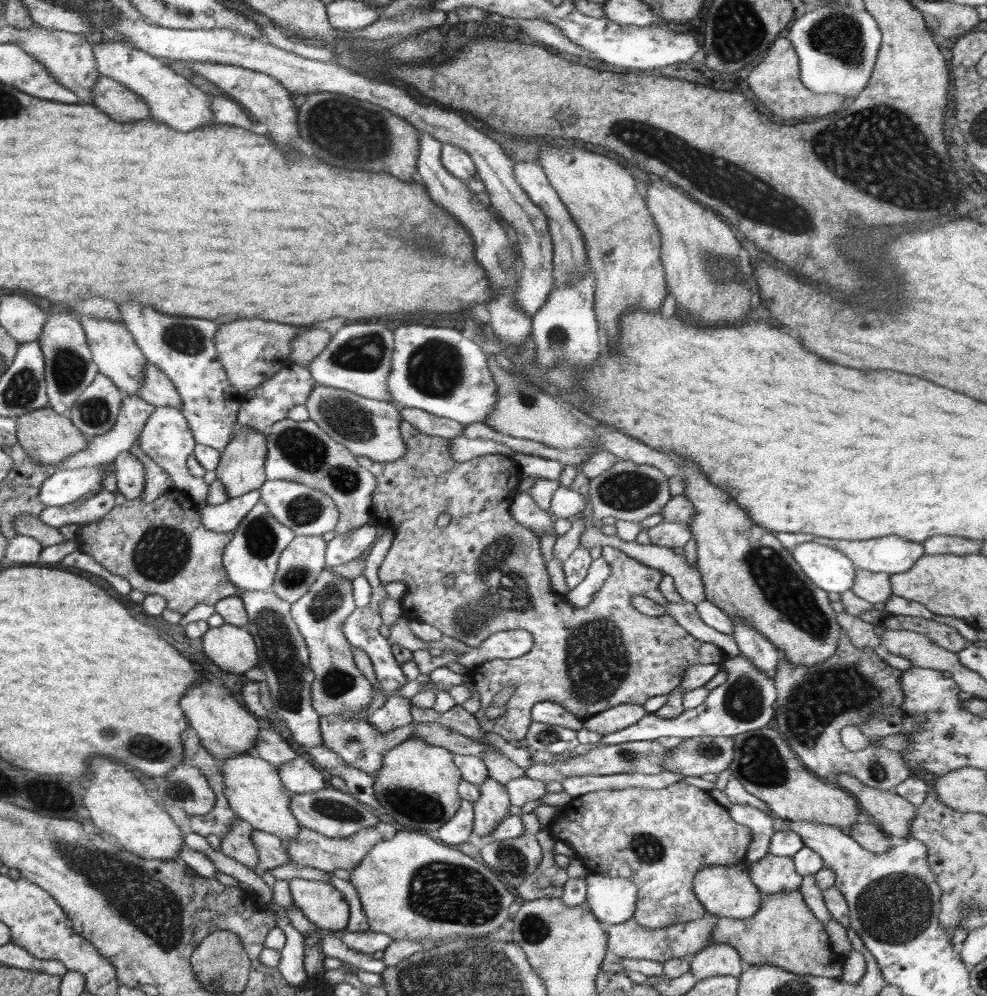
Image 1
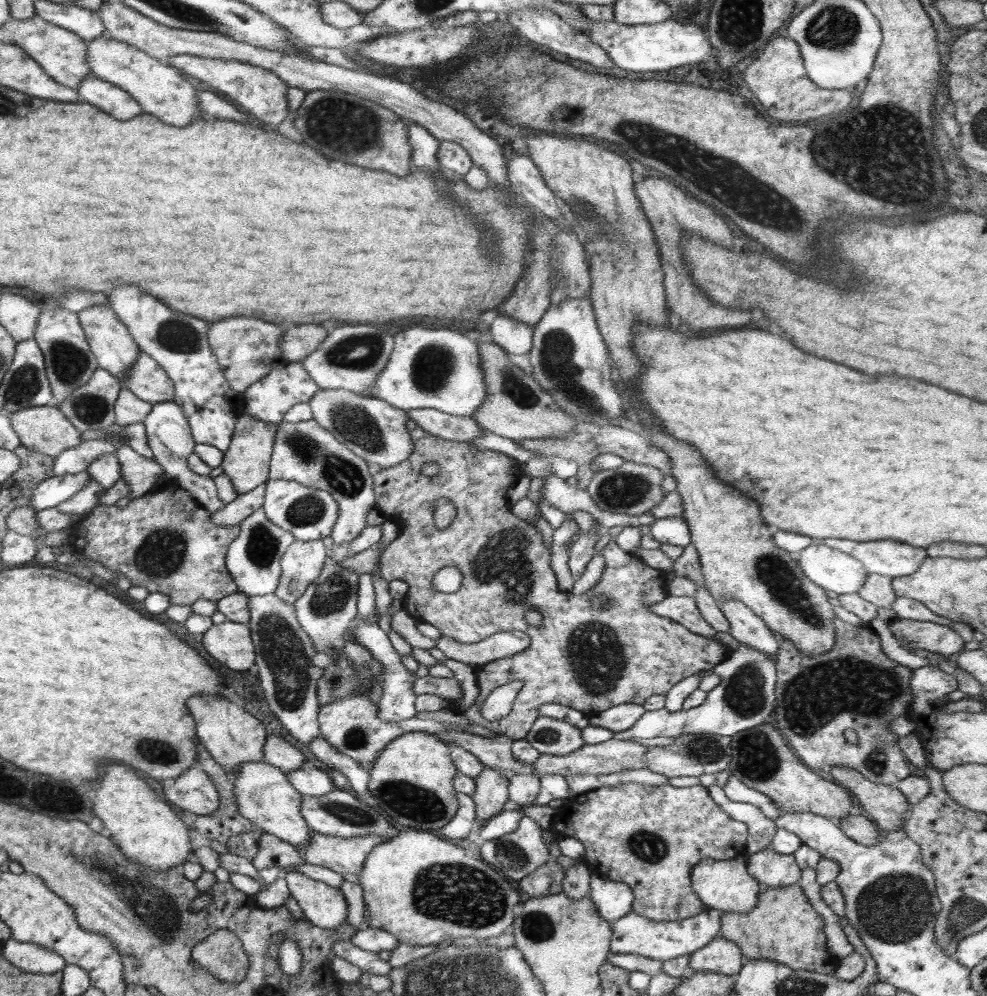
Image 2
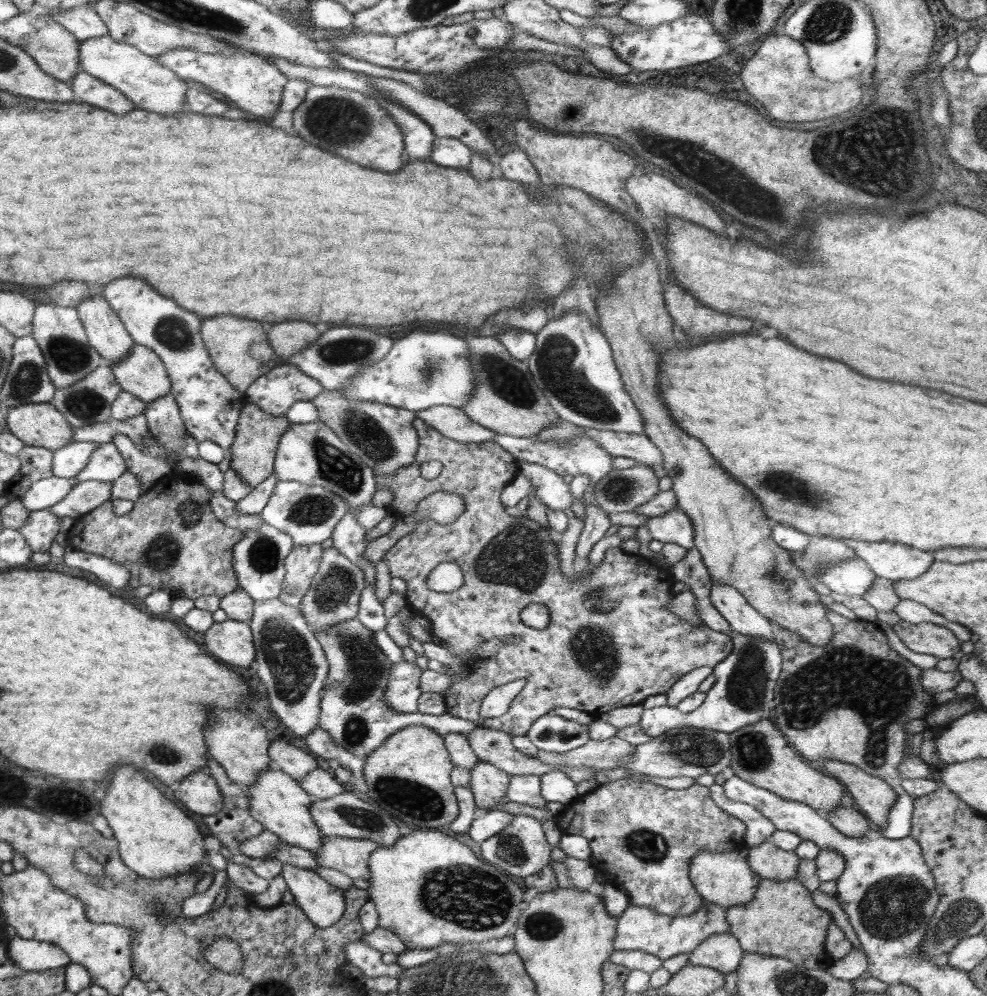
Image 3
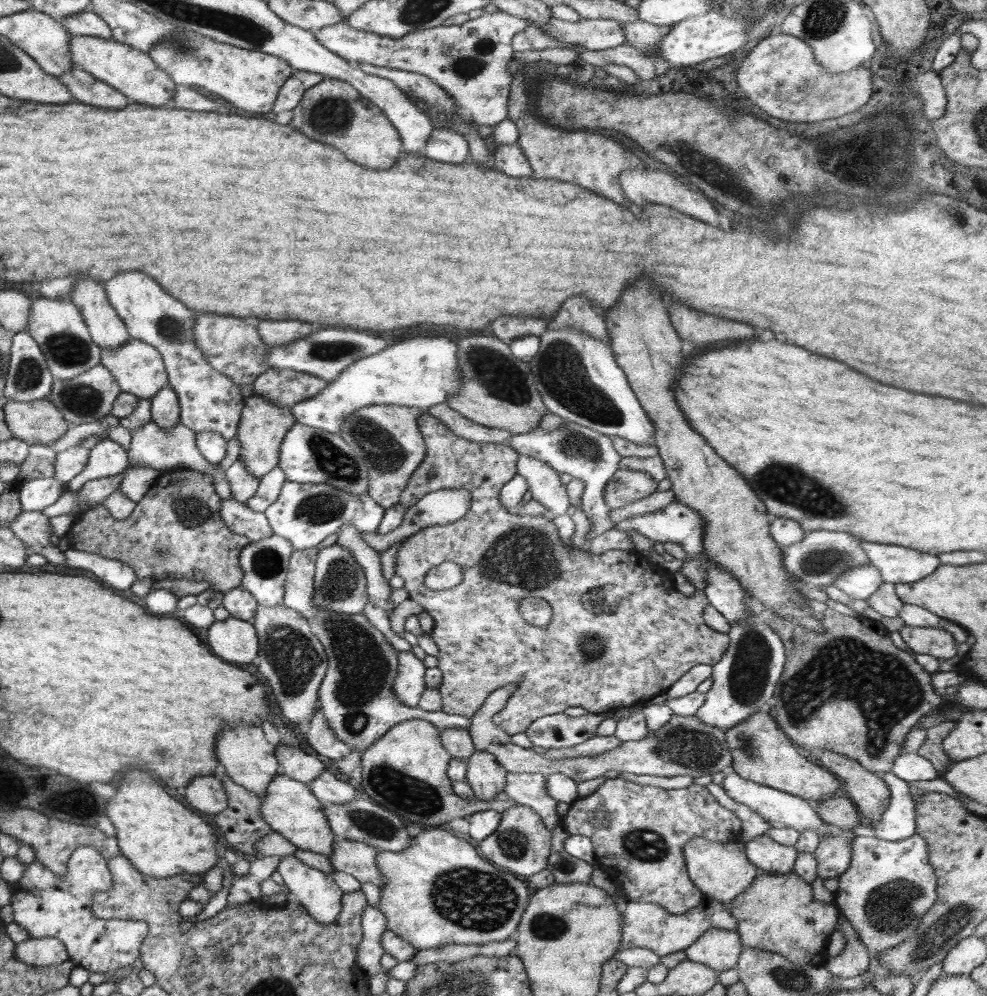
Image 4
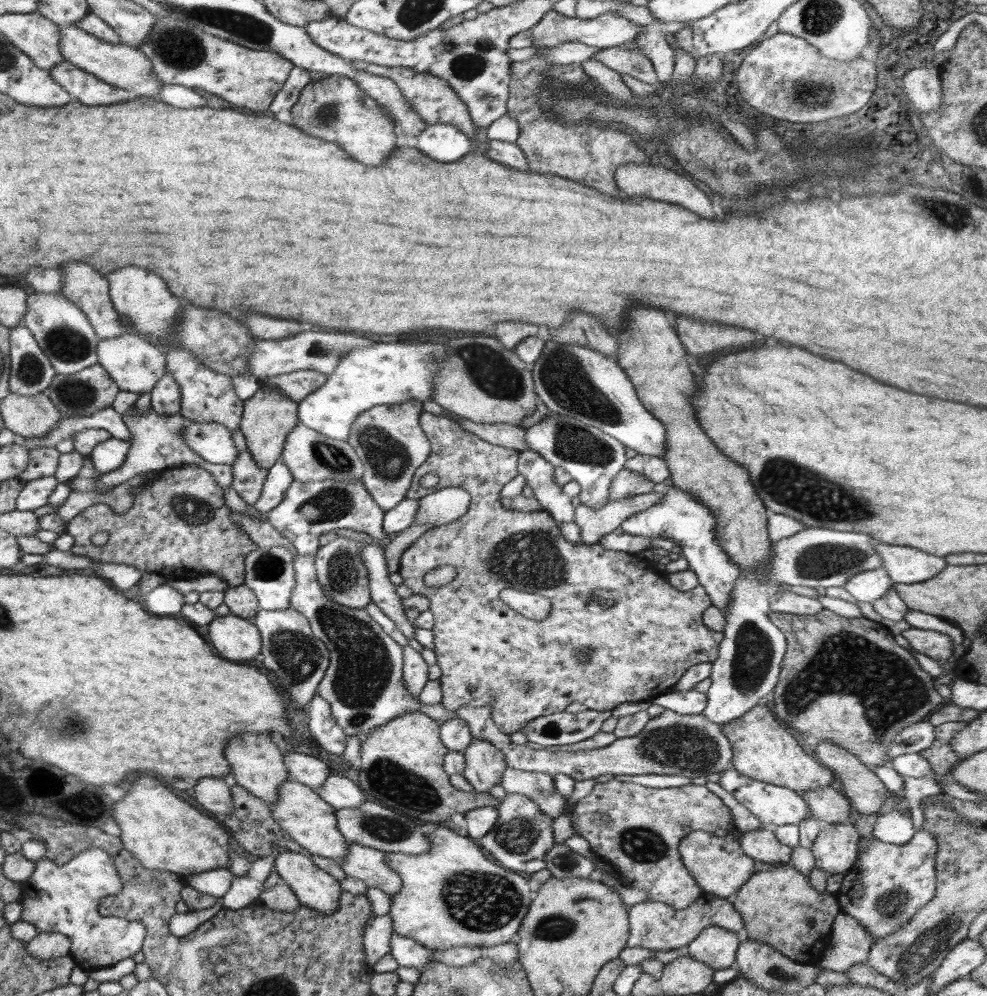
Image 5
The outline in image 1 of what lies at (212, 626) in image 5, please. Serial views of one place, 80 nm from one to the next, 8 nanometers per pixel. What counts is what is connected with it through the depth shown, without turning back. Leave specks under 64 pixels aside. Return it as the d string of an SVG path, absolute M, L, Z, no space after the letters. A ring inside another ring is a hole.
M225 622L222 626L209 628L197 646L218 668L232 674L245 674L259 665L256 643L245 627Z

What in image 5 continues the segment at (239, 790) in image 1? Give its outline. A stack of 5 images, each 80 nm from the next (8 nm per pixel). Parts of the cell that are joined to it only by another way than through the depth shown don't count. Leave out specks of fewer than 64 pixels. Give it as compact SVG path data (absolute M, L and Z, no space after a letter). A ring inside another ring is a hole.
M288 781L284 782L284 784L280 784L277 801L271 805L271 815L278 823L278 826L289 834L289 838L297 842L301 851L337 861L344 860L344 858L348 856L348 840L346 840L344 835L338 830L335 808L330 806L325 800L322 800L314 789L295 781Z

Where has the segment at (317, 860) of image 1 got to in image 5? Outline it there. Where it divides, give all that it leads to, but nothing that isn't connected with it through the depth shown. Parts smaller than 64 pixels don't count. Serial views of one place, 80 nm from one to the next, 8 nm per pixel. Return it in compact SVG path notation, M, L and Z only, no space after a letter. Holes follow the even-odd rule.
M350 842L347 849L348 856L338 861L346 875L361 880L368 887L383 890L390 898L401 889L401 878L386 865L384 852Z

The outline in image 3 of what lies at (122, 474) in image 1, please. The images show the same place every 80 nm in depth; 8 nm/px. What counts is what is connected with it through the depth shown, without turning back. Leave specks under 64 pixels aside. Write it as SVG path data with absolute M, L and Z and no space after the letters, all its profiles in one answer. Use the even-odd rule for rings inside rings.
M121 432L112 433L109 439L124 457L125 472L135 474L141 480L144 490L147 491L157 480L164 478L172 471L168 462L143 453L125 434Z

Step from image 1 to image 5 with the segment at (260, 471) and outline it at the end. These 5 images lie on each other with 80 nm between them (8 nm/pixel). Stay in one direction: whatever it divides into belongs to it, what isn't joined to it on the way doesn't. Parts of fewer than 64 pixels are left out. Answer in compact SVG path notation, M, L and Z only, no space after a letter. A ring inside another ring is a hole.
M261 385L248 400L244 401L239 428L245 435L247 449L260 468L269 469L280 460L288 433L299 423L298 407L298 403L281 390L265 385Z

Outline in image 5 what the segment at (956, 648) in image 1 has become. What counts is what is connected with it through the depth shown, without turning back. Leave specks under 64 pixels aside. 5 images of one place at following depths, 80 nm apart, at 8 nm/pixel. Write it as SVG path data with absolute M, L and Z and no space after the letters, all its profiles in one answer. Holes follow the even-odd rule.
M910 627L901 632L910 646L920 654L926 654L938 662L954 659L953 640L943 632Z

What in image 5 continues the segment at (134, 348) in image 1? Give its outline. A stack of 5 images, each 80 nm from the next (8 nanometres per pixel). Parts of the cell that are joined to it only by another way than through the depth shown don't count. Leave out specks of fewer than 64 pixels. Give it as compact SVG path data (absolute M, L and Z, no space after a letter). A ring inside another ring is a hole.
M80 262L68 264L64 274L66 274L66 276L62 278L63 287L61 293L76 307L80 308L80 311L86 314L88 320L92 323L92 328L98 340L122 336L125 330L123 329L119 315L112 305L109 296L109 282L106 280L106 276L100 276L96 270L88 268L88 264L80 264Z

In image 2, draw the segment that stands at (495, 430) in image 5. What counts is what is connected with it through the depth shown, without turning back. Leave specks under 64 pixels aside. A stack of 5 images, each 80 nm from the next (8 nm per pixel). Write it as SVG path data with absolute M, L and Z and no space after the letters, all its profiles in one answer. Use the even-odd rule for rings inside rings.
M414 409L407 415L422 430L446 440L469 442L486 434L472 416L452 416L434 409Z

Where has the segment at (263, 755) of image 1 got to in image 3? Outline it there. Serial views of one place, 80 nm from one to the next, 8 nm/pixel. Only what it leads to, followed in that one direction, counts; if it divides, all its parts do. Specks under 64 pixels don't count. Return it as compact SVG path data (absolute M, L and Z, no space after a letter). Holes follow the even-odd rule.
M274 739L268 748L268 757L274 767L280 768L294 780L302 780L308 772L320 767L317 758L309 756L306 752L288 744Z

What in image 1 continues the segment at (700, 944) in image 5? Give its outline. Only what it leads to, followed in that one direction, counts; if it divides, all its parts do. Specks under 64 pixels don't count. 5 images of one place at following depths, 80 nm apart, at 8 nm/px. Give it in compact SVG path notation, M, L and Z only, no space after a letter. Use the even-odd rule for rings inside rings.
M721 942L708 944L690 957L690 961L689 972L692 972L696 980L711 976L739 977L744 963L735 948Z

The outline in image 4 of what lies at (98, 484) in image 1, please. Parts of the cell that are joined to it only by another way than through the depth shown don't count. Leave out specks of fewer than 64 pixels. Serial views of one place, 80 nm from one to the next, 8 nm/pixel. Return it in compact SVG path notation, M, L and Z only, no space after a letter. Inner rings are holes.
M56 477L36 478L24 483L19 490L19 501L23 511L44 511L44 508L54 504L65 491L66 484Z

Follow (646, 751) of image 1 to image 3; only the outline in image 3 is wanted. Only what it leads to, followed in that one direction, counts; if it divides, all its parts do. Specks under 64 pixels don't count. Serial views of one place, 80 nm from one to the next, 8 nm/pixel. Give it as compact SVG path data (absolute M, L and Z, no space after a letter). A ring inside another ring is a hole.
M616 736L606 740L590 739L586 745L566 753L538 750L536 759L550 766L591 766L595 770L610 770L622 760L632 759L634 746Z

